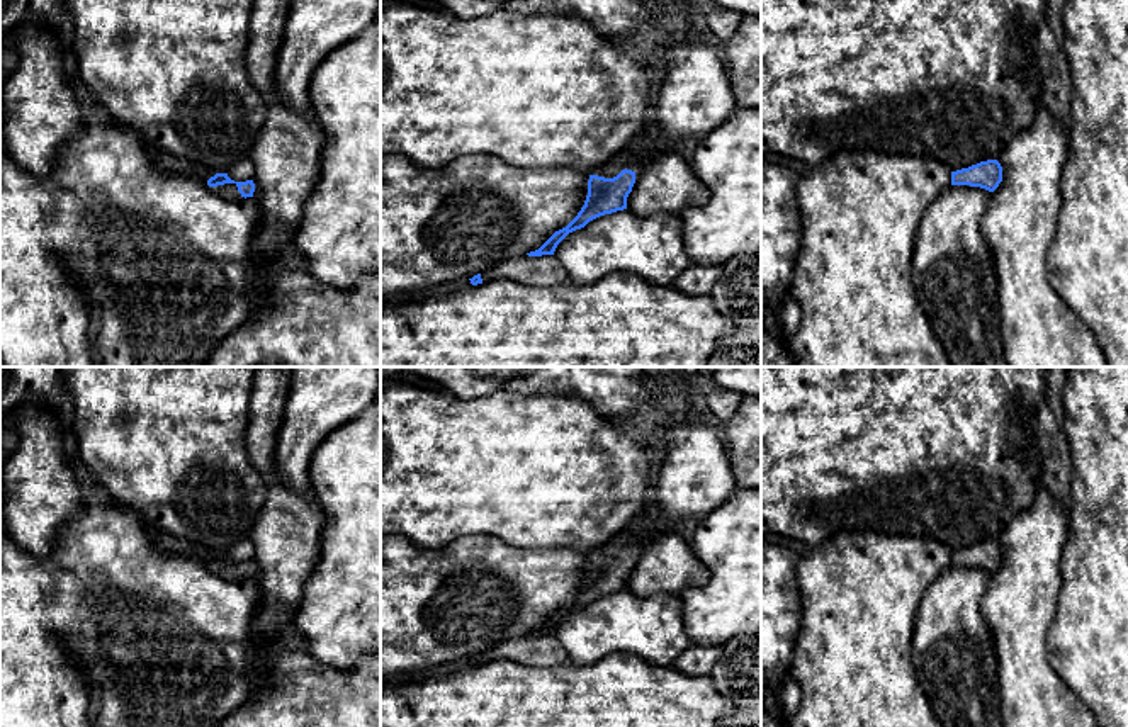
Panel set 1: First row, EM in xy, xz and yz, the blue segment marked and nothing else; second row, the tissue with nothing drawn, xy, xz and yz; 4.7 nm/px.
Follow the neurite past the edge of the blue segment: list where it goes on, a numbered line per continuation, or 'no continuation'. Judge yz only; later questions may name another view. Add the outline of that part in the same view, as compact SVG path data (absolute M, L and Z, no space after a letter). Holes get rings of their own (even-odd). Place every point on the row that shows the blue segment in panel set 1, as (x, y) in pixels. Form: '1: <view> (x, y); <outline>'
no continuation

